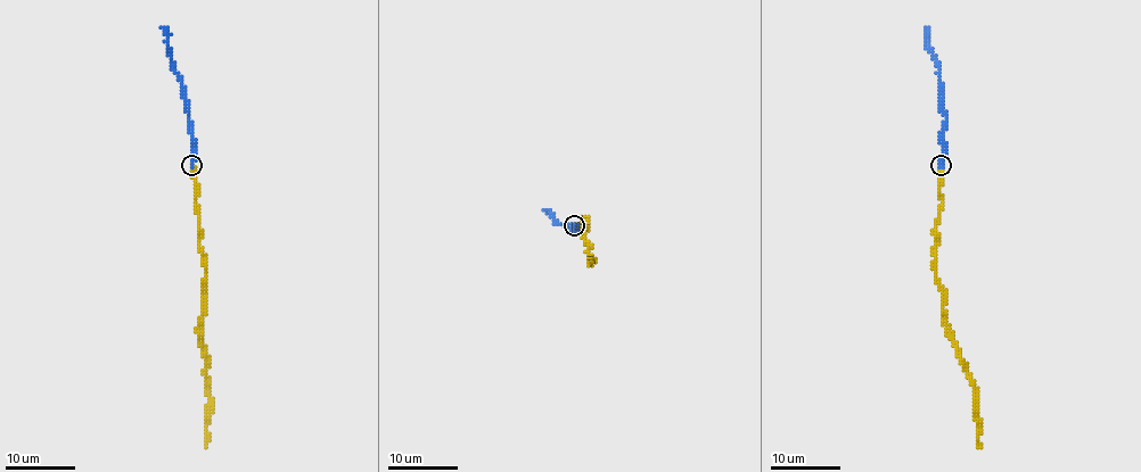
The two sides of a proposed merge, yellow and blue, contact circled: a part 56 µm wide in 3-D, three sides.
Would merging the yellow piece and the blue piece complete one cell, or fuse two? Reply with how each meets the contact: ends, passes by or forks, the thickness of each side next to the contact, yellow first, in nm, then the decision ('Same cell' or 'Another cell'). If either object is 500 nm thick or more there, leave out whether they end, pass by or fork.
At the ring yellow ends. At the ring blue ends. Thickness 320 nm (yellow) against 360 nm. Same cell

